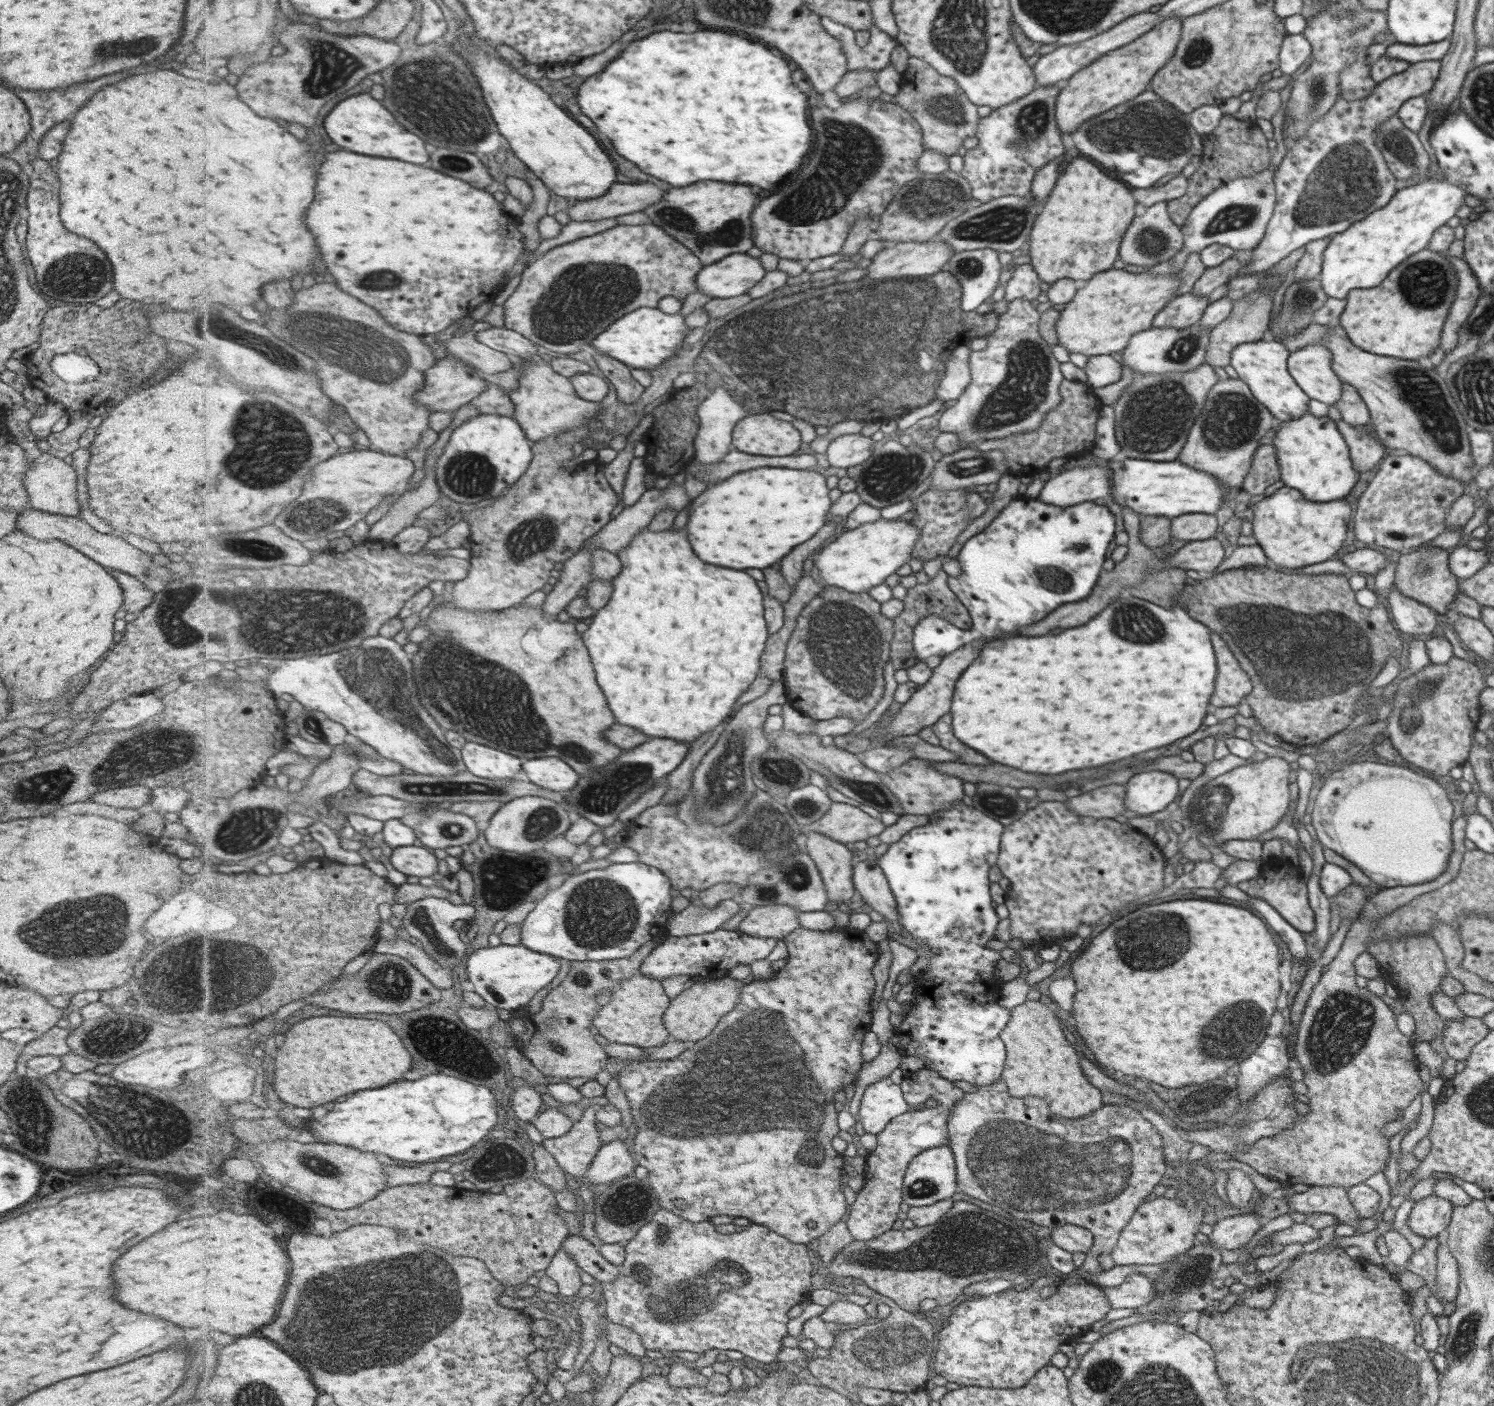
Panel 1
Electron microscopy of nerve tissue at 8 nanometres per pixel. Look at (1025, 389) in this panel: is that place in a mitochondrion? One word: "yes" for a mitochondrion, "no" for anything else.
yes

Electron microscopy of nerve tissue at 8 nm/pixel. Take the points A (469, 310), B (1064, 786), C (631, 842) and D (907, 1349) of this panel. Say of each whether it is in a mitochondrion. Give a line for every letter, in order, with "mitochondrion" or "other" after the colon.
A: other
B: other
C: other
D: mitochondrion

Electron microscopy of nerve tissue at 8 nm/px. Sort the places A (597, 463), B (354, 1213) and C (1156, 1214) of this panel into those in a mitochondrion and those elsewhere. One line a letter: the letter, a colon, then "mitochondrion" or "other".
A: other
B: other
C: other

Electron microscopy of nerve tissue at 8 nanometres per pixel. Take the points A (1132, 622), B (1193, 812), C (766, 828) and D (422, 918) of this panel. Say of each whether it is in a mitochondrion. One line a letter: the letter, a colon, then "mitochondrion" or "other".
A: mitochondrion
B: mitochondrion
C: mitochondrion
D: mitochondrion

